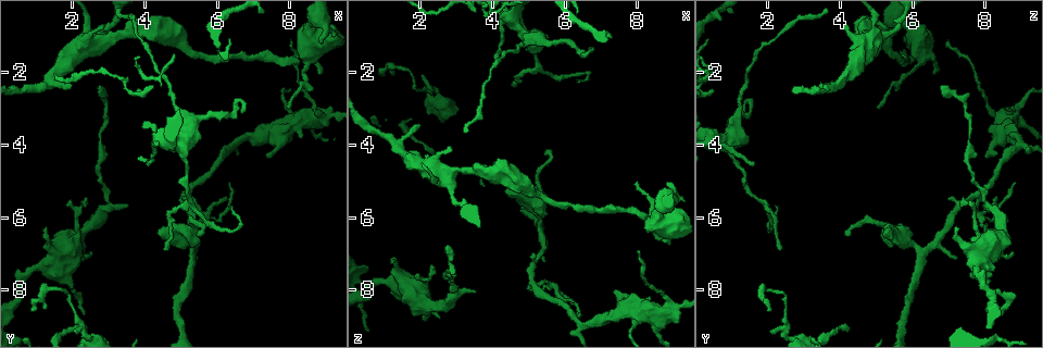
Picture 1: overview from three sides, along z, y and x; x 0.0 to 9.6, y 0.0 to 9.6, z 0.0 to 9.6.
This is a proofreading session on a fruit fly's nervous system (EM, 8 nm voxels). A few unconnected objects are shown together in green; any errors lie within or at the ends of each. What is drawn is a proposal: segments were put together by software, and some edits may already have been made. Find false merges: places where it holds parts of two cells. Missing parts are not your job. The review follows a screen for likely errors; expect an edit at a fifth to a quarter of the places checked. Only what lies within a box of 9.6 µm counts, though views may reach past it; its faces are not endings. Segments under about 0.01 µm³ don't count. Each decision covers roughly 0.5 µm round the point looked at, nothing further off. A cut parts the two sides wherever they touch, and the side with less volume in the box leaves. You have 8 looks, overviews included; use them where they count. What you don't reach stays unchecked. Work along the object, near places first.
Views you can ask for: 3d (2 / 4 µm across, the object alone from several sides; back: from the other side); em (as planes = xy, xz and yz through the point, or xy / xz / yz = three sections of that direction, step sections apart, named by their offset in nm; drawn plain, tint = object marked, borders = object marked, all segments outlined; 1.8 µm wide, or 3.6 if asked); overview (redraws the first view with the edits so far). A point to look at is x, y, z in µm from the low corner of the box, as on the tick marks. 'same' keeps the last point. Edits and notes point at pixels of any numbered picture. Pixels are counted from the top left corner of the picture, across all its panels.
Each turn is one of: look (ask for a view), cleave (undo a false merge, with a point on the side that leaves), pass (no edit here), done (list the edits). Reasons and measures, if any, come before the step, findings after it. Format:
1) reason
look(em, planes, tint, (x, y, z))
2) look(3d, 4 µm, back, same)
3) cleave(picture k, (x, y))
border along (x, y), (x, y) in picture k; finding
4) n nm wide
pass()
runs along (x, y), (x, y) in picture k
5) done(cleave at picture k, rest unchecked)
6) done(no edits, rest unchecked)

look(em, 3.6 µm, yz, step 8, tint, (8.40, 3.35, 8.65))

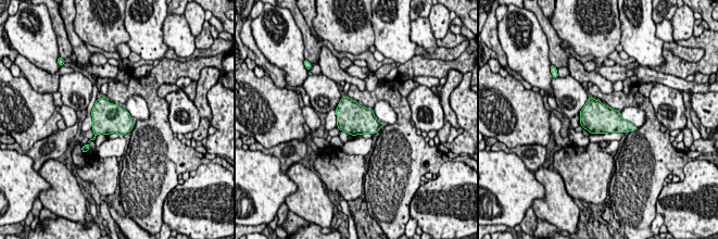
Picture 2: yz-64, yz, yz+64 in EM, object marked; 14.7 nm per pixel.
pass()
all the same cell

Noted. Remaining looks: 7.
abrupt turn
look(3d, 2 µm, (6.45, 4.00, 8.95))

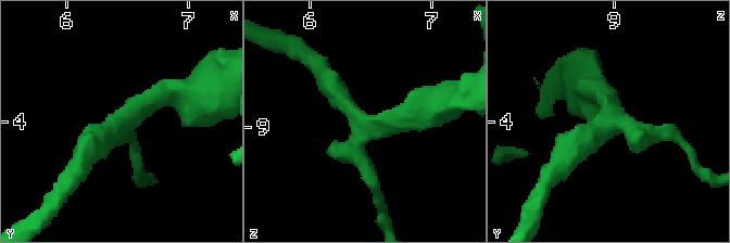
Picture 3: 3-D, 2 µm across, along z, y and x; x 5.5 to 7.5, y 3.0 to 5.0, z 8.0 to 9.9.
now the EM
look(em, planes, tint, (6.46, 3.96, 8.94))

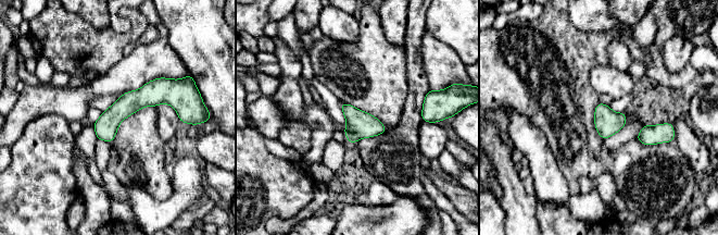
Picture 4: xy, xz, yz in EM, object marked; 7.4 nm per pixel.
170 nm wide
pass()
one cell here

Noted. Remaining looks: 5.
abrupt turn
look(3d, 4 µm, (8.60, 0.65, 5.75))

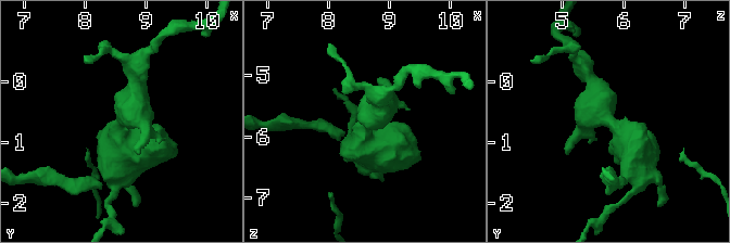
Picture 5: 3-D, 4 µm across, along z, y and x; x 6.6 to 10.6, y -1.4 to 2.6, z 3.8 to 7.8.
look(em, planes, tint, (8.60, 0.60, 5.75))

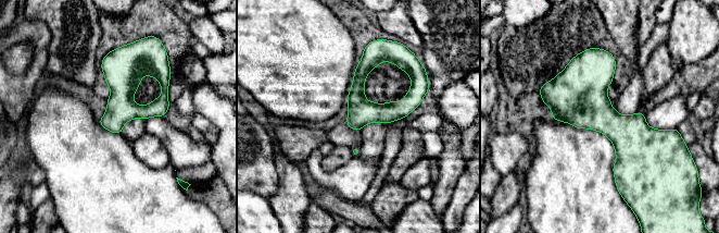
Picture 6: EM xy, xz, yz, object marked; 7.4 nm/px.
pass()
runs along (370, 49), (357, 84), (356, 127) in picture 6; one cell here

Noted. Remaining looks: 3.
two arms in line, one across
look(3d, 2 µm, (5.25, 6.95, 6.35))

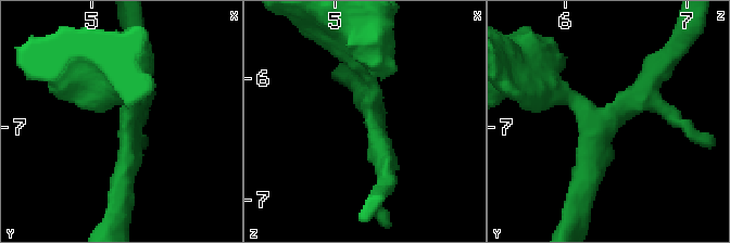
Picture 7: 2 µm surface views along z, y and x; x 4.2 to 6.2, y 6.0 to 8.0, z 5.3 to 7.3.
need the tissue
look(em, 3.6 µm, planes, tint, (5.30, 6.92, 6.30))

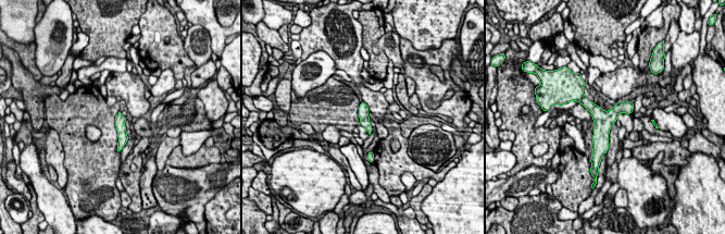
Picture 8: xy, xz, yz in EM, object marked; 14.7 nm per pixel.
pass()
runs along (630, 105), (602, 124), (600, 147) in picture 8; one cell here

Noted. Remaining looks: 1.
done(no edits, rest unchecked)

